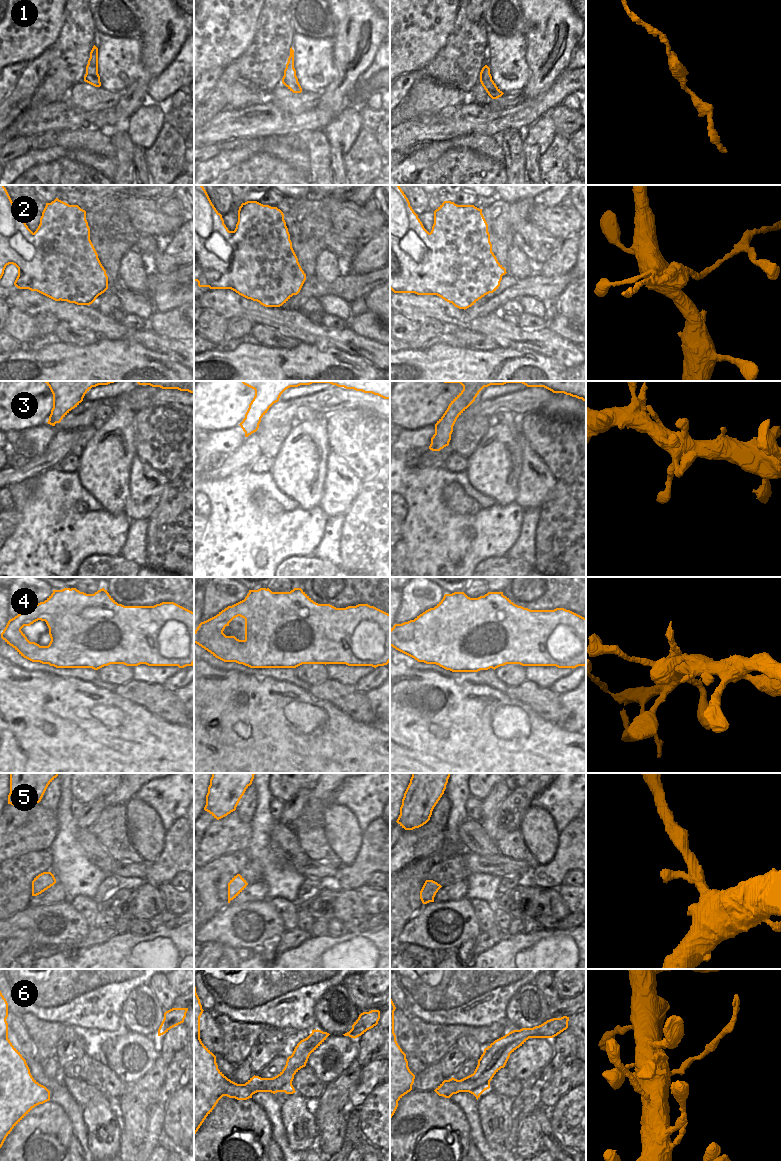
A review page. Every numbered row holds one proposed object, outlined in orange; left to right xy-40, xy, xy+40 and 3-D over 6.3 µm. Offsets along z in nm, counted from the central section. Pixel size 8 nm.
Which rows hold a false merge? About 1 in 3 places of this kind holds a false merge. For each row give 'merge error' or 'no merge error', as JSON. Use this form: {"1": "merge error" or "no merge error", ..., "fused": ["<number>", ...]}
{"1": "no merge error", "2": "merge error", "3": "no merge error", "4": "merge error", "5": "no merge error", "6": "merge error", "fused": ["2", "4", "6"]}

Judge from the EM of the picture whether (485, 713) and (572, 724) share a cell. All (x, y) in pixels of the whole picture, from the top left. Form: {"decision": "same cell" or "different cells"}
{"decision": "different cells"}

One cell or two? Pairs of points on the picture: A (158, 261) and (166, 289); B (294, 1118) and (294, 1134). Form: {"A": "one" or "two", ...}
{"A": "one", "B": "one"}

